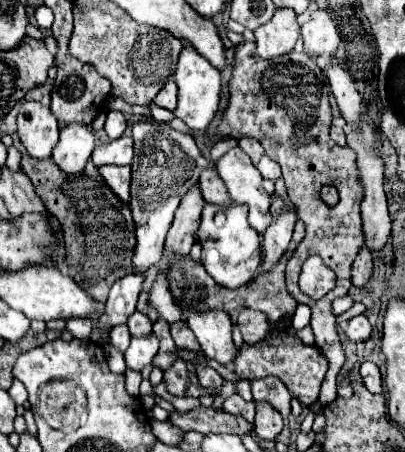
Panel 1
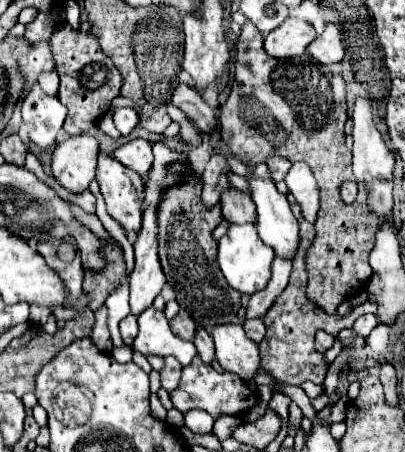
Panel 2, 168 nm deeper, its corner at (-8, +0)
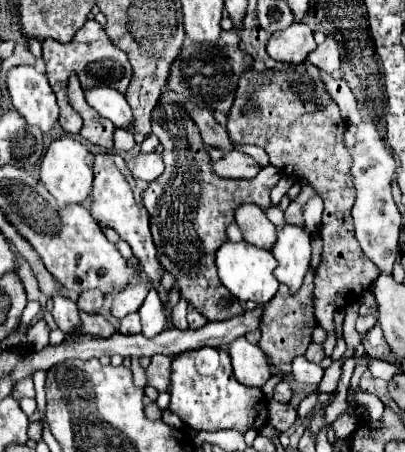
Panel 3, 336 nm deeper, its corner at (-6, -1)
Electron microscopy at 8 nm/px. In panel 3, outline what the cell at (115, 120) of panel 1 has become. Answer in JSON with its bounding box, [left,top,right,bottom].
[84,86,132,128]

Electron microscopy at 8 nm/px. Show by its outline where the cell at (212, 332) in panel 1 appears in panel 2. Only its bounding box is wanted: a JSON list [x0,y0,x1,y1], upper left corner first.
[210,323,260,379]

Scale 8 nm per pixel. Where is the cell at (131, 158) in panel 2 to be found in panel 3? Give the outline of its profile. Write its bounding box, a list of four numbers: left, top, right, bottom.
[130,152,164,182]

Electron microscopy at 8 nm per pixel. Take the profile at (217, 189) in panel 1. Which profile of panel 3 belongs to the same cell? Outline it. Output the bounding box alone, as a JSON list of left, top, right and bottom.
[236,204,276,250]

